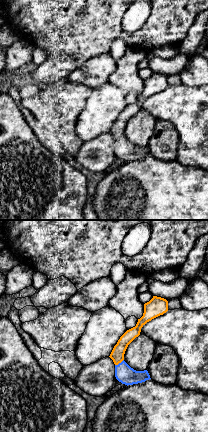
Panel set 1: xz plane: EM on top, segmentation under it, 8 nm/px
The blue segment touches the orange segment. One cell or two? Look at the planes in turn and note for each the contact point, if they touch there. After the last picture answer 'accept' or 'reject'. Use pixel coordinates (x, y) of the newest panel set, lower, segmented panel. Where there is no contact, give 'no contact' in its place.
contact (119, 363)

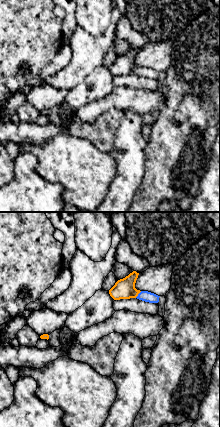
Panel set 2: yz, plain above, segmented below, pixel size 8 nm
contact (138, 294)

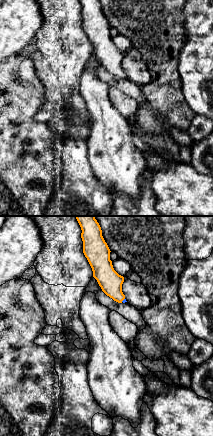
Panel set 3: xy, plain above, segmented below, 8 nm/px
contact (123, 300)

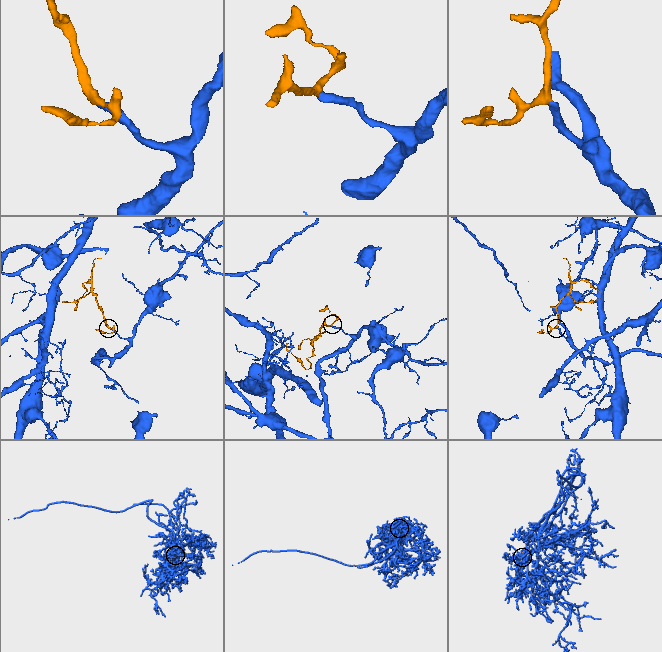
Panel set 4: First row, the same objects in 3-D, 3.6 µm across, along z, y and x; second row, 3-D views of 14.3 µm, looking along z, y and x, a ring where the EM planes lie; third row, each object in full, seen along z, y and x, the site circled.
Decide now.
accept

